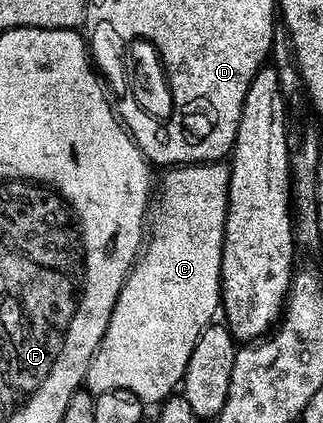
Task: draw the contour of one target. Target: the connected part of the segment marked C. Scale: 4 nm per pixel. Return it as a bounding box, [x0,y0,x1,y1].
[87,162,229,406]

